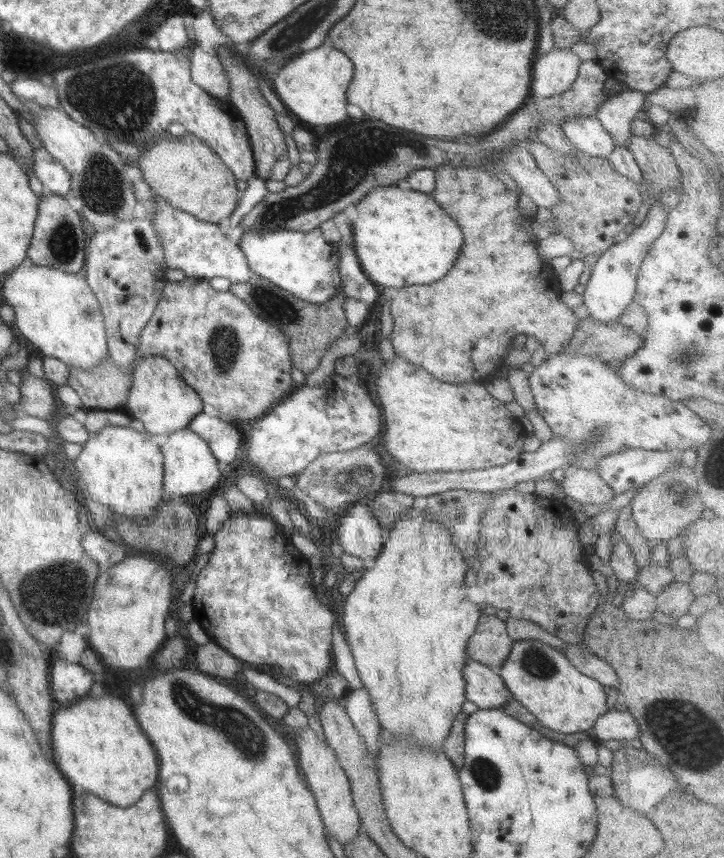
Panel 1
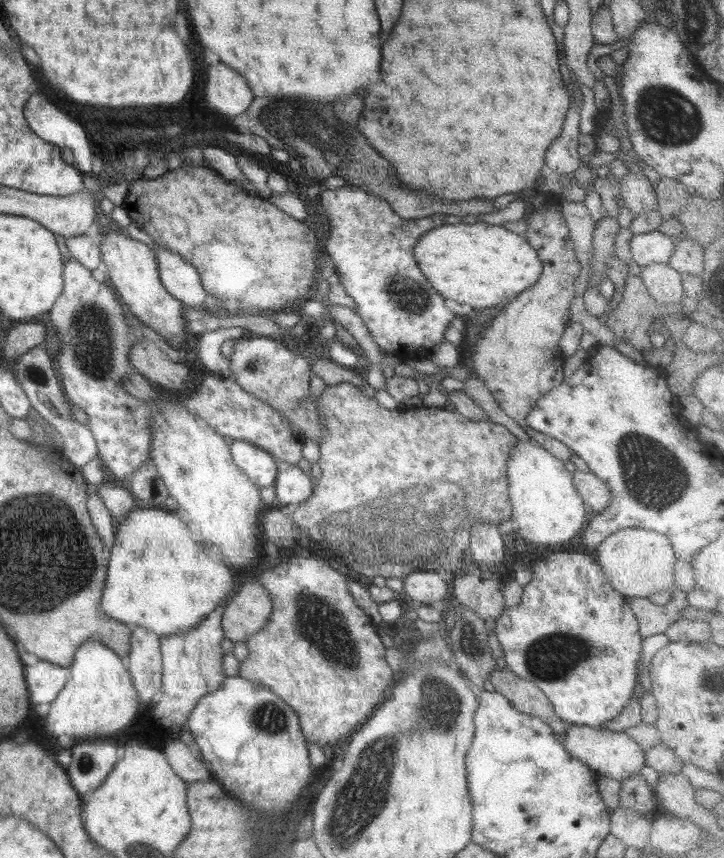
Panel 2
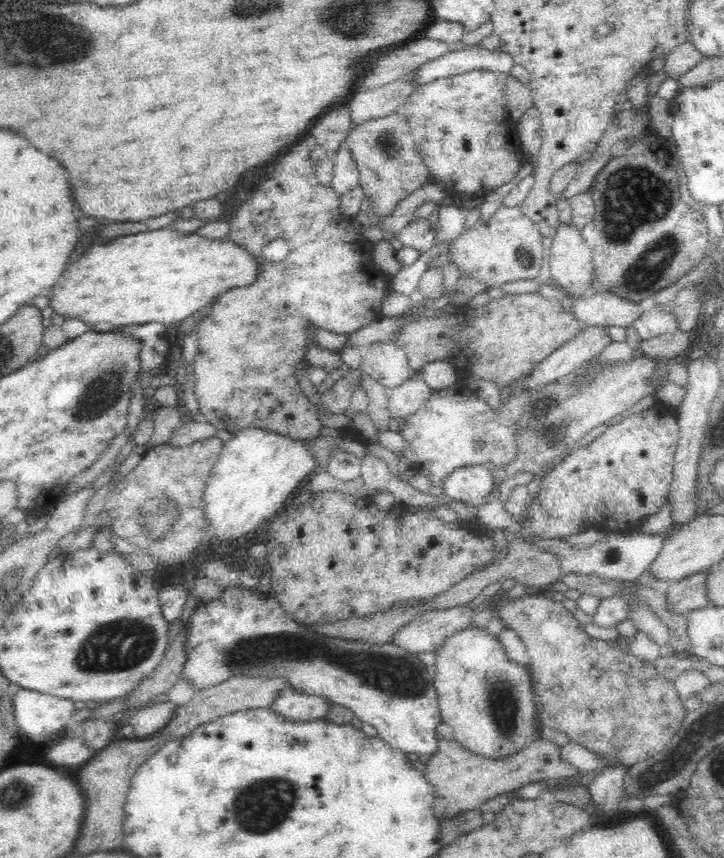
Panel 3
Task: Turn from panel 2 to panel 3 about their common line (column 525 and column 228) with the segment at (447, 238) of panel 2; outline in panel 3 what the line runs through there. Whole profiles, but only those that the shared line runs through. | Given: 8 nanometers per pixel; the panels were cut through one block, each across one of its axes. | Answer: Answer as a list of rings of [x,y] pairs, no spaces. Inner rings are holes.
[[[168,227],[152,232],[144,230],[116,238],[110,244],[94,244],[88,248],[70,268],[62,272],[60,280],[52,288],[52,302],[49,306],[63,318],[78,316],[90,326],[98,322],[108,322],[104,326],[160,322],[172,327],[204,308],[208,302],[214,302],[214,298],[219,298],[228,290],[254,284],[260,266],[262,263],[248,249],[228,237],[209,239],[198,233],[183,233]]]

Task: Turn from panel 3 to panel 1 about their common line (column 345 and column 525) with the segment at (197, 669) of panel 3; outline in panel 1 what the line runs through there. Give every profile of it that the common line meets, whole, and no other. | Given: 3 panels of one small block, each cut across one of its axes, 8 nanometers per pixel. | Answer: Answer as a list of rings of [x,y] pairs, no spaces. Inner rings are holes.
[[[515,641],[508,658],[497,671],[513,698],[532,712],[541,726],[554,732],[566,735],[586,732],[610,709],[605,686],[580,672],[561,649],[542,641]]]

